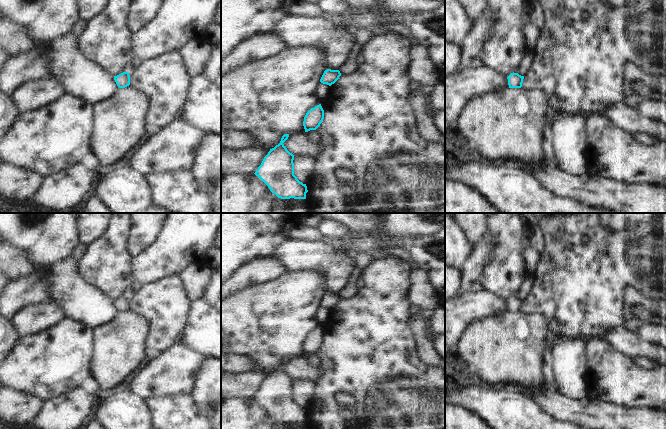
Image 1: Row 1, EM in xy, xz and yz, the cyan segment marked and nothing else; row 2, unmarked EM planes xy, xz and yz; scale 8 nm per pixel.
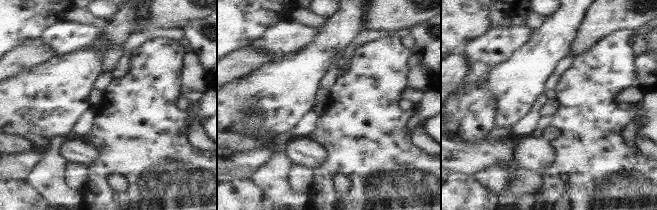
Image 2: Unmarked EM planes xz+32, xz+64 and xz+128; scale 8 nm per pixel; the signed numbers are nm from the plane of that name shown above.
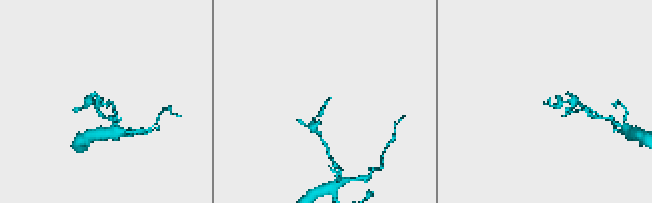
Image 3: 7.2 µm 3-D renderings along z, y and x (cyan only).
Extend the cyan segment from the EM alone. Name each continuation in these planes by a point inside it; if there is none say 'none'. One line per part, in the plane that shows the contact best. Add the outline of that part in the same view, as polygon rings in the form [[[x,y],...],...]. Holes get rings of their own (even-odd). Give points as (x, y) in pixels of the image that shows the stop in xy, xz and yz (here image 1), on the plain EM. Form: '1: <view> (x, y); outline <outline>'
none

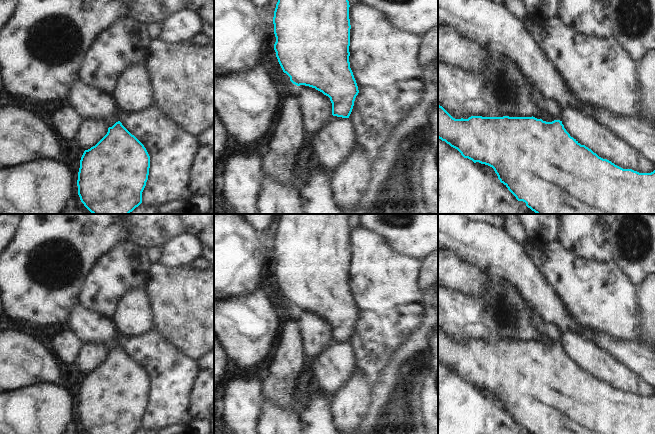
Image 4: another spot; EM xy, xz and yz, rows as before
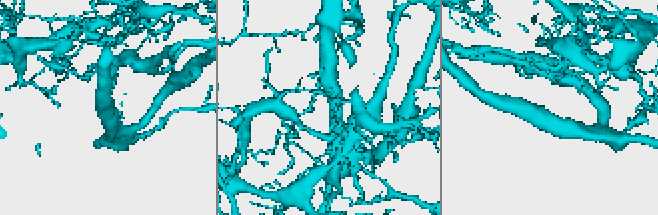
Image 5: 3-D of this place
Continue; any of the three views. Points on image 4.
1: yz (551, 330); outline [[[546,324],[546,326],[544,327],[544,333],[552,339],[553,344],[562,345],[562,332],[554,324]]]

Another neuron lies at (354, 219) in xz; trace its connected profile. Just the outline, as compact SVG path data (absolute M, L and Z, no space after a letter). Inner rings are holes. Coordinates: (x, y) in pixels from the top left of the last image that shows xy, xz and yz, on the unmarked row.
M349 214L349 229L355 228L358 224L360 224L360 214Z

